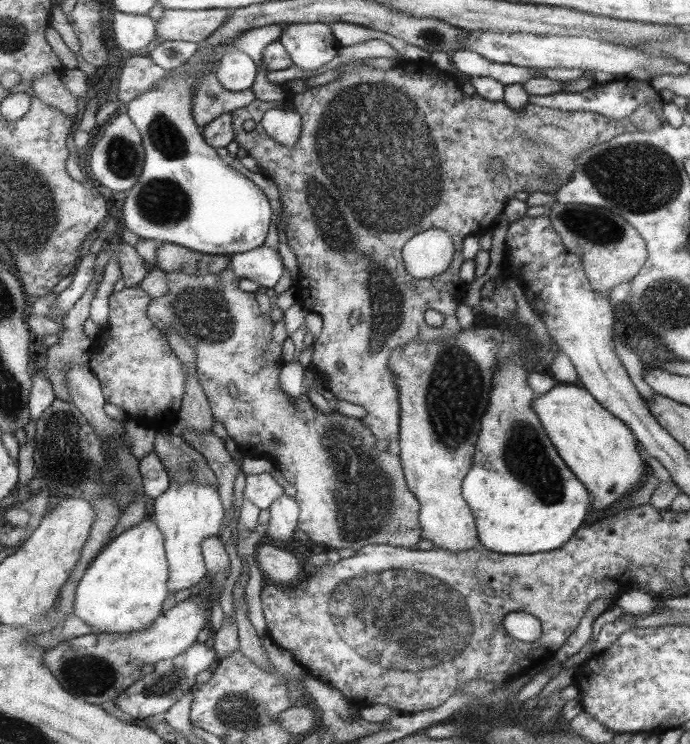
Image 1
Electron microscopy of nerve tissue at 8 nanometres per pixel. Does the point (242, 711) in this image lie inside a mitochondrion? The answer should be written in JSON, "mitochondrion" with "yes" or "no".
{"mitochondrion":"yes"}

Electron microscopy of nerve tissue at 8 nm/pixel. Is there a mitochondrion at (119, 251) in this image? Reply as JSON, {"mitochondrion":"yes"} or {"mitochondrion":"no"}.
{"mitochondrion":"no"}

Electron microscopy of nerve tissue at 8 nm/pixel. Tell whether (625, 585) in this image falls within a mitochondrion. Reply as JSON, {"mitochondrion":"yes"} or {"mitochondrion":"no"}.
{"mitochondrion":"no"}

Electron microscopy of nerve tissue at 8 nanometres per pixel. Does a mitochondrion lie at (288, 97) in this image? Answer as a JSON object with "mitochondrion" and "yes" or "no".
{"mitochondrion":"no"}

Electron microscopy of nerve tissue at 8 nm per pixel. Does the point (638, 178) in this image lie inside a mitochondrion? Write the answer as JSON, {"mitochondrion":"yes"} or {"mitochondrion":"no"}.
{"mitochondrion":"yes"}

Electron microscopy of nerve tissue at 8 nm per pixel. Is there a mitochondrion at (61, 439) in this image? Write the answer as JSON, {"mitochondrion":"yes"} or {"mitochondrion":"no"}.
{"mitochondrion":"yes"}

